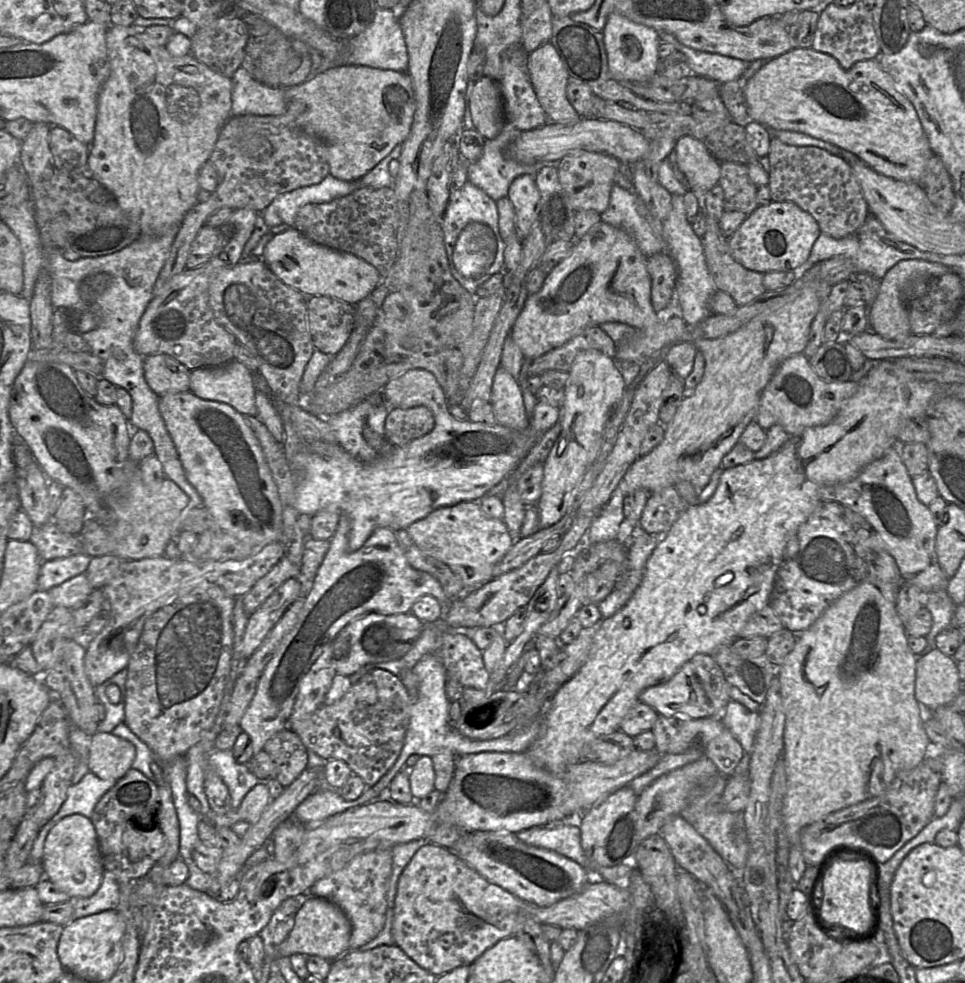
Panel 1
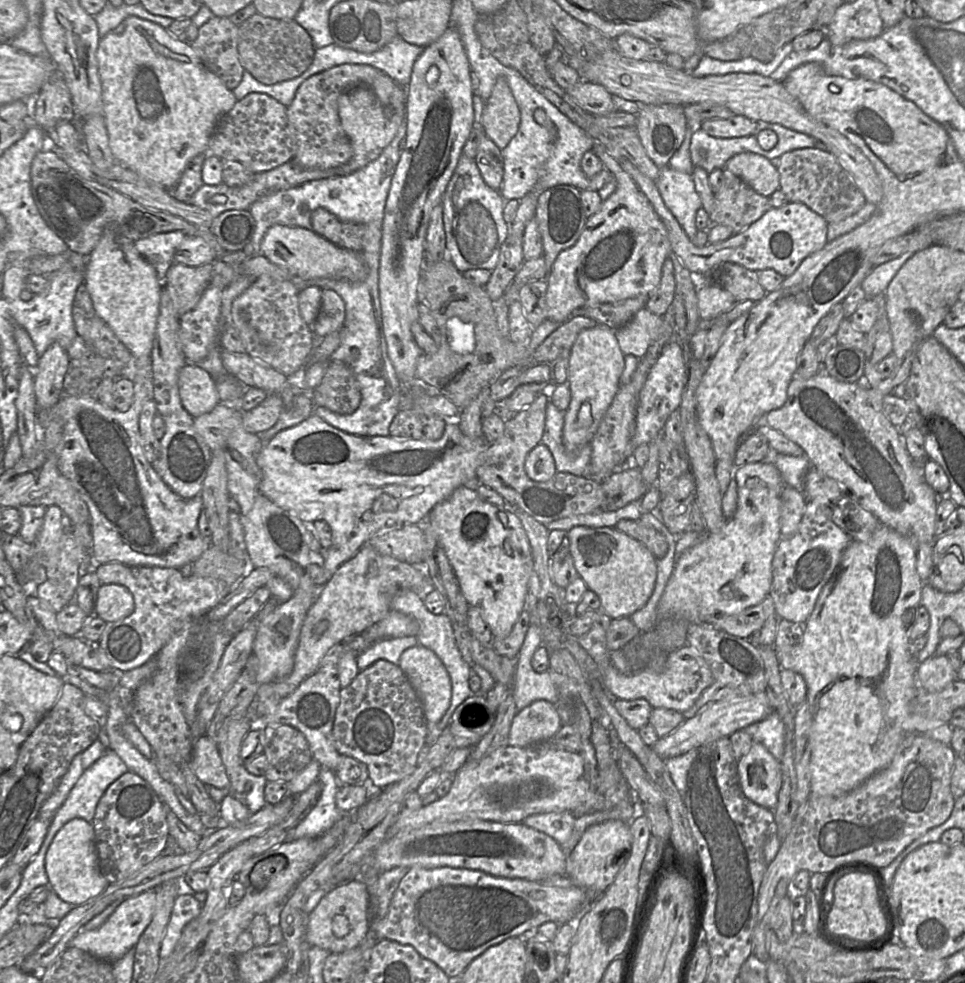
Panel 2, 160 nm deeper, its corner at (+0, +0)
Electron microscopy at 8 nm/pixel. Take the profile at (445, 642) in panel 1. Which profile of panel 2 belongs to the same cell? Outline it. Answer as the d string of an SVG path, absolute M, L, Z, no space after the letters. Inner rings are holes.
M415 636L387 638L375 642L357 655L359 672L365 671L379 660L385 660L399 666L403 652L417 644Z

